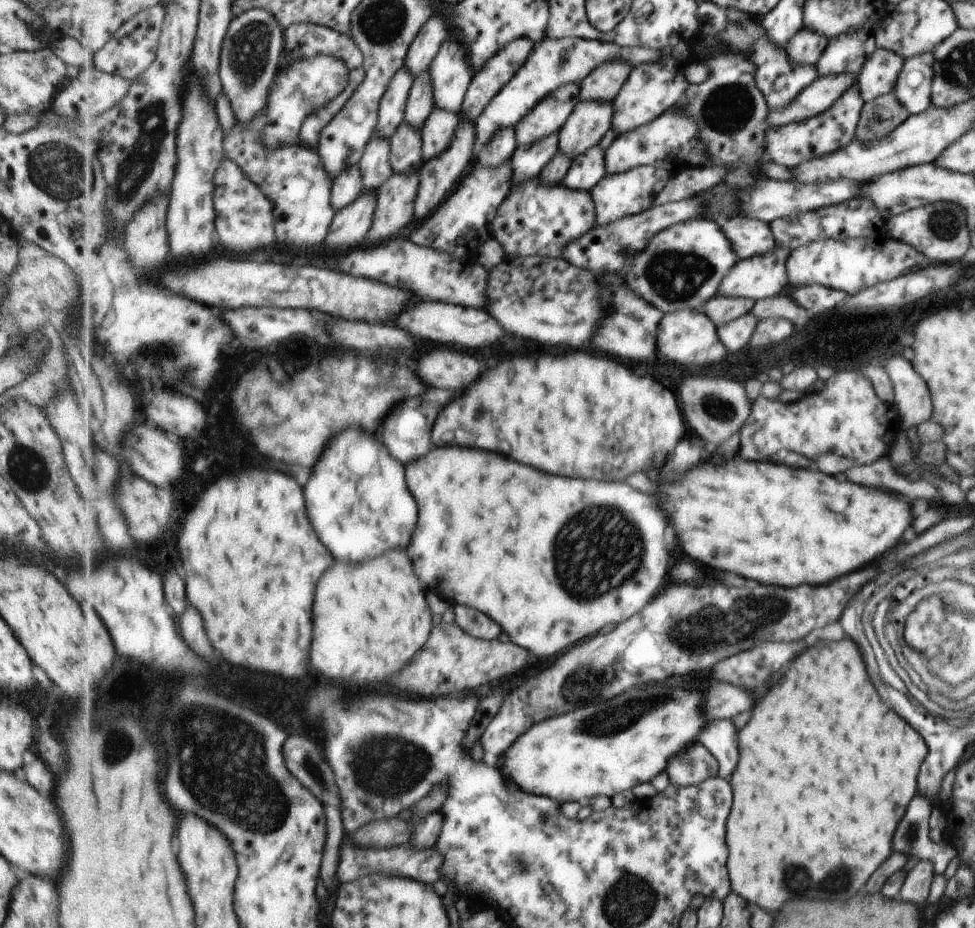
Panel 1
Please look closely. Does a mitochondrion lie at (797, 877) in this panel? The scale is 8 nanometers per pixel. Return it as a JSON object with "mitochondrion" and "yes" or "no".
{"mitochondrion":"yes"}

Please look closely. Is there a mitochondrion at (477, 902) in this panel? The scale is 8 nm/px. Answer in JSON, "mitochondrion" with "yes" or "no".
{"mitochondrion":"no"}

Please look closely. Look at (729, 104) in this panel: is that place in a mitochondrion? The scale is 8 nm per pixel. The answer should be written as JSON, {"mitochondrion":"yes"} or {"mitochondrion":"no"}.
{"mitochondrion":"yes"}

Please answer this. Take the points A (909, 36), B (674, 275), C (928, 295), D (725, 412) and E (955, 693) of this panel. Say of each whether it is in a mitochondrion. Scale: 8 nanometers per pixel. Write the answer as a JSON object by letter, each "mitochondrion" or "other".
{"A":"mitochondrion","B":"mitochondrion","C":"other","D":"mitochondrion","E":"mitochondrion"}

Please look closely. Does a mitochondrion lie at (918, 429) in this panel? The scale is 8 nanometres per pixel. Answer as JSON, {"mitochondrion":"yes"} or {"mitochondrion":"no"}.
{"mitochondrion":"no"}

